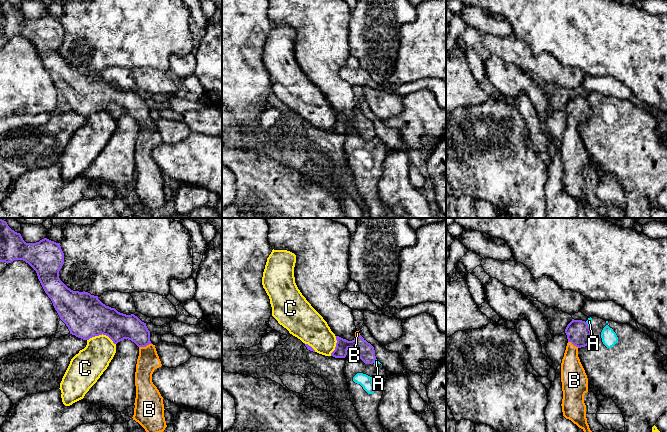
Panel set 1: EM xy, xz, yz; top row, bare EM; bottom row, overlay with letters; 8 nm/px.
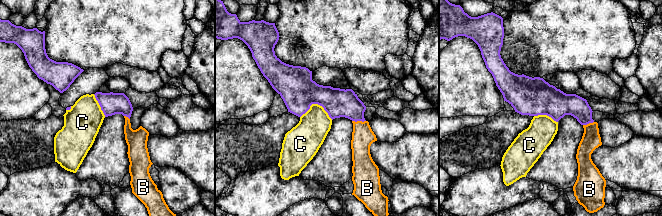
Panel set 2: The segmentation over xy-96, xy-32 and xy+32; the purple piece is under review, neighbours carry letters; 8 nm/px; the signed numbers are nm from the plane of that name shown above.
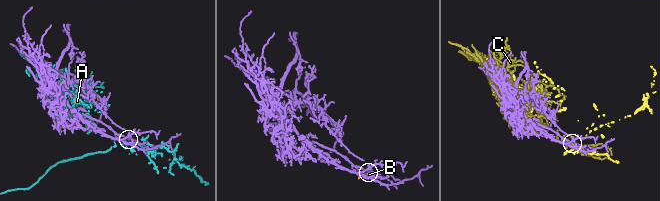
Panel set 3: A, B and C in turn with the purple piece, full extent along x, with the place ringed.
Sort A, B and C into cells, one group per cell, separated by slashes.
A / B / C

